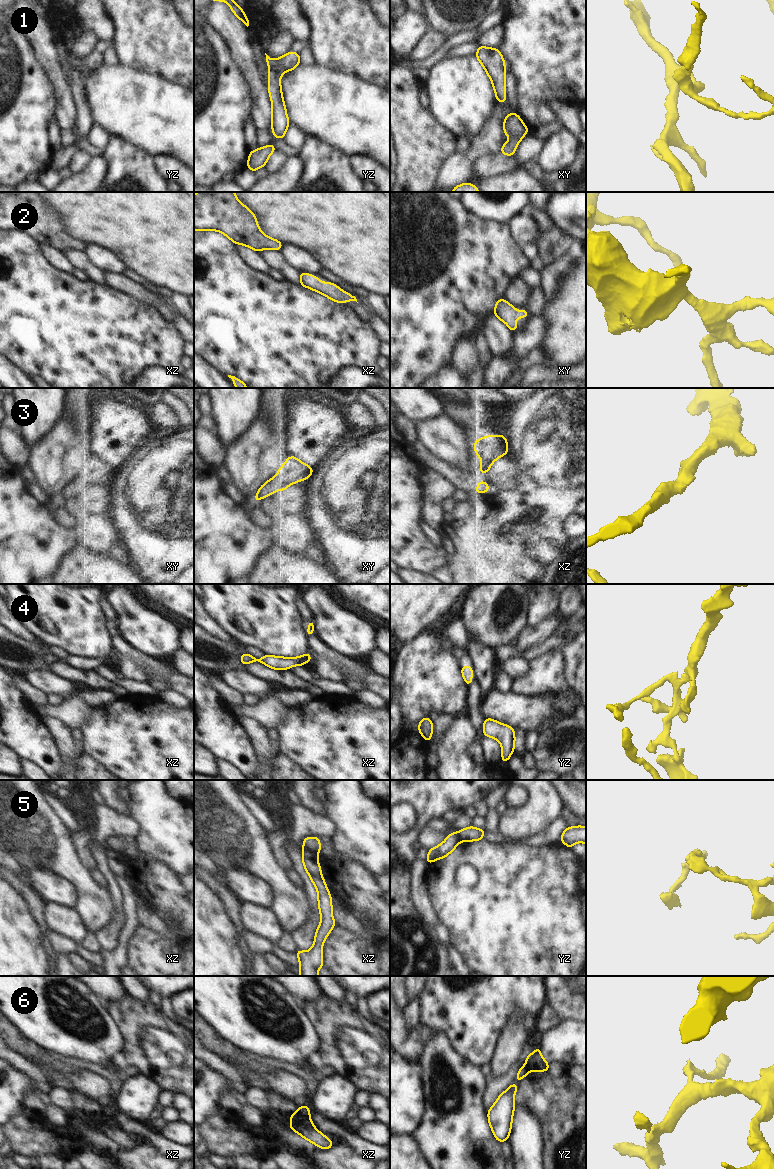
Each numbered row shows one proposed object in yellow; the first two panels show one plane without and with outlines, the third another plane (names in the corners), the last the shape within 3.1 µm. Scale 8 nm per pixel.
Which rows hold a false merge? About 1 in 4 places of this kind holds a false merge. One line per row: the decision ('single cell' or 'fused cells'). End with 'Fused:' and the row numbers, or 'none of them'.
1: single cell
2: single cell
3: single cell
4: single cell
5: fused cells
6: fused cells
Fused: 5, 6

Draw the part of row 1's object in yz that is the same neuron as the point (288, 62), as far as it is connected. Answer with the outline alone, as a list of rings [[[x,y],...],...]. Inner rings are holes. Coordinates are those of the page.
[[[293,51],[275,60],[271,59],[266,53],[266,62],[269,66],[269,84],[267,86],[272,103],[272,132],[275,138],[284,139],[289,126],[289,119],[282,97],[282,87],[280,78],[286,71],[291,71],[300,65],[300,55]]]

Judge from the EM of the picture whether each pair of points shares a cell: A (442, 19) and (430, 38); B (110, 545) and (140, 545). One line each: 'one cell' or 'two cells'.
A: two cells
B: two cells

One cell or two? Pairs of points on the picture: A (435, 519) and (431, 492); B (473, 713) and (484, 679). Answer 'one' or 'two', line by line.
A: one
B: two

